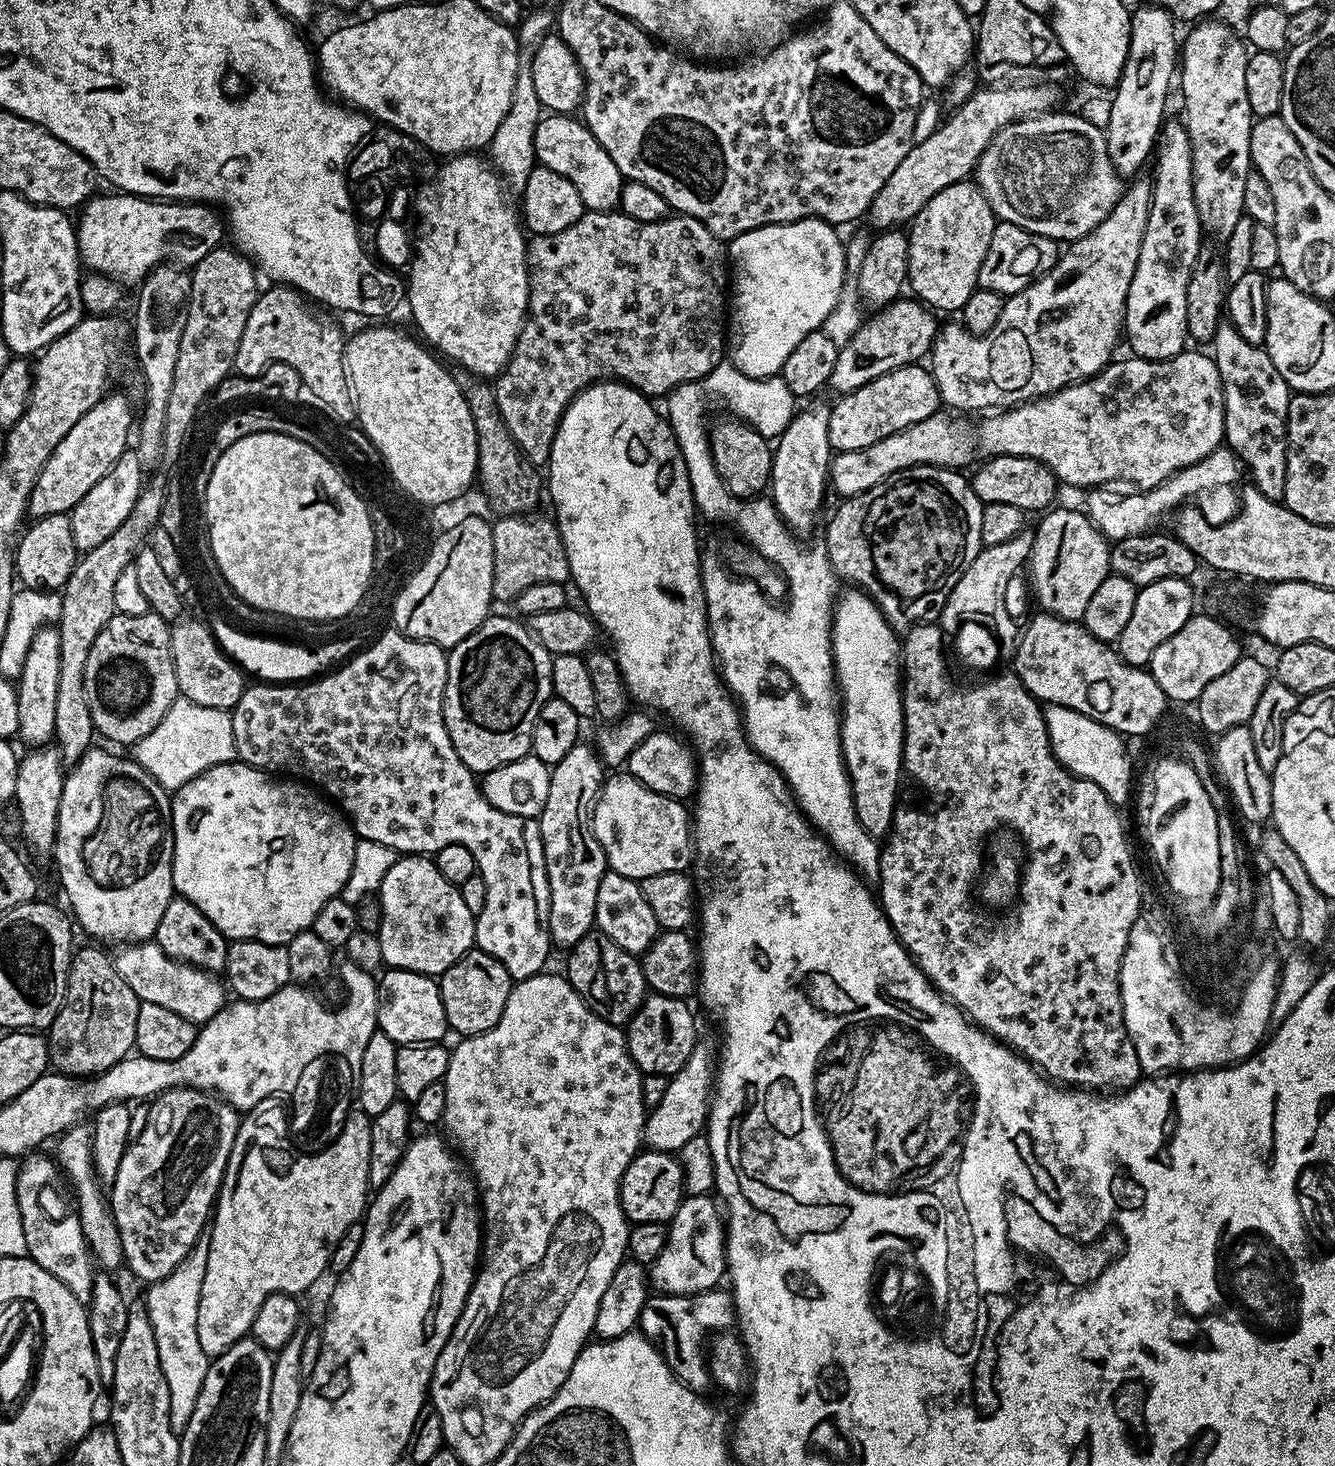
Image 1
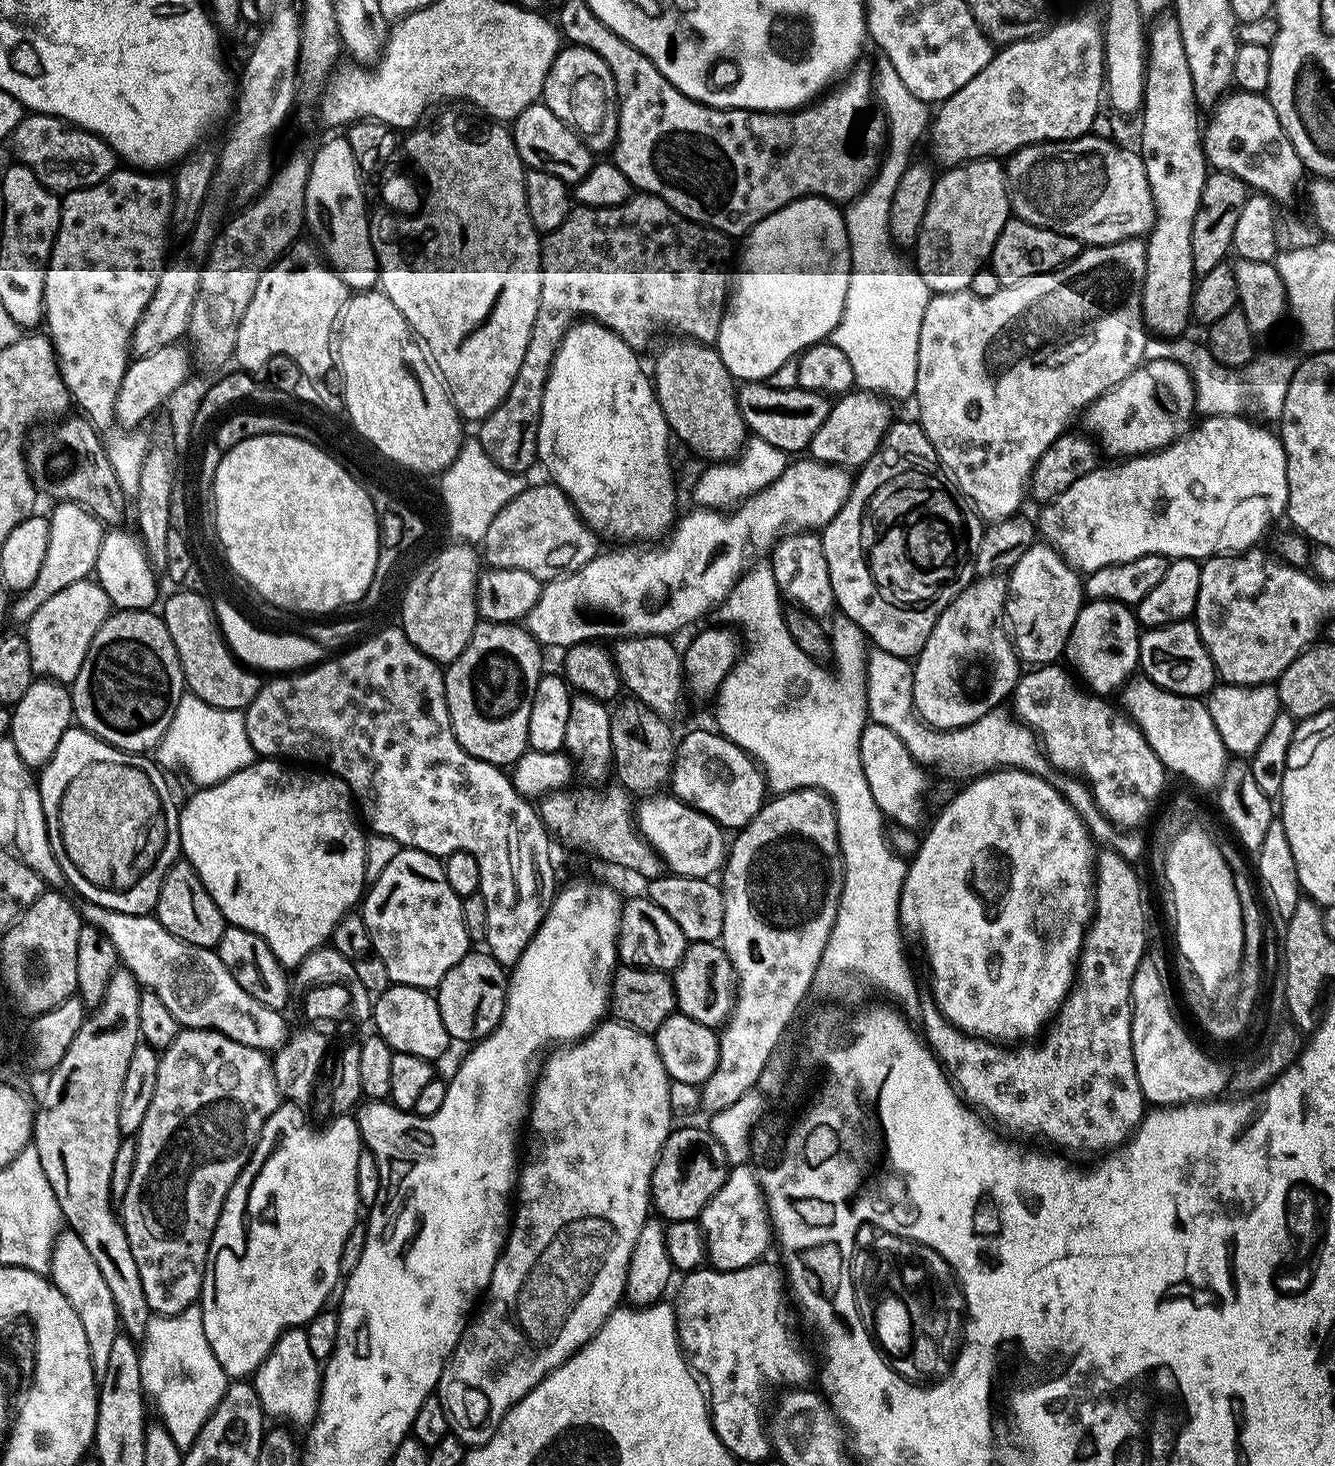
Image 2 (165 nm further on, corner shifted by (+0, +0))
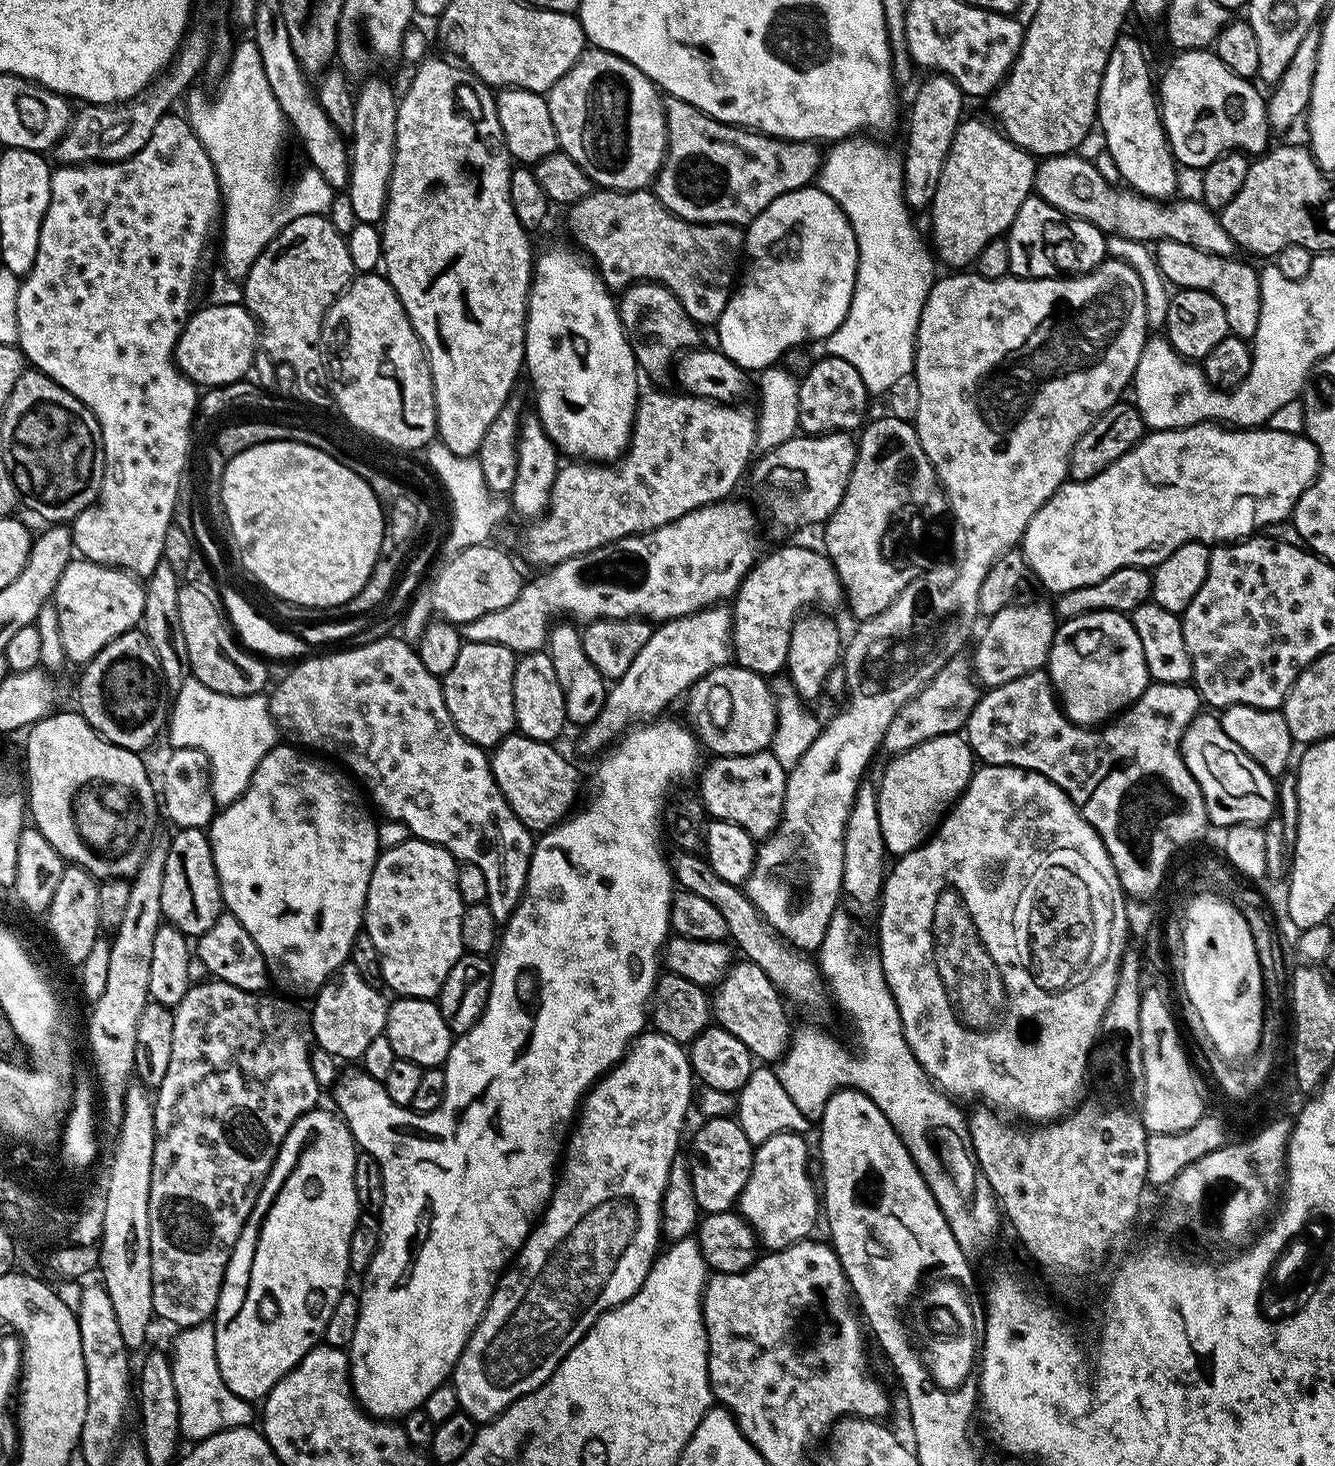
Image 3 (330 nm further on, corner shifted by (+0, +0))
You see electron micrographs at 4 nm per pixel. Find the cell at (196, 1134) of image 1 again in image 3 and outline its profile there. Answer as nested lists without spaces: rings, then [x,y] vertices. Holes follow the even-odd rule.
[[[215,978],[205,979],[205,984],[193,983],[186,998],[174,1009],[174,1043],[170,1049],[170,1067],[166,1069],[166,1078],[162,1086],[154,1092],[154,1130],[156,1141],[153,1150],[153,1173],[150,1174],[149,1194],[149,1228],[150,1228],[150,1274],[153,1280],[153,1313],[157,1317],[176,1324],[177,1329],[189,1328],[213,1319],[218,1302],[220,1287],[224,1281],[224,1271],[232,1253],[242,1226],[250,1220],[250,1210],[264,1185],[264,1179],[272,1169],[278,1150],[294,1122],[306,1113],[313,1111],[322,1095],[314,1071],[311,1069],[310,1051],[310,1016],[295,1004],[295,999],[283,995],[268,996],[264,992],[247,992],[238,990]]]

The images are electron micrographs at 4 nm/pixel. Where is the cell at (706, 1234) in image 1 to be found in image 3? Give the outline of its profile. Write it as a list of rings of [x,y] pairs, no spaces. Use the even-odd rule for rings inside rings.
[[[780,1132],[755,1145],[752,1153],[752,1169],[750,1178],[746,1178],[746,1186],[738,1201],[738,1211],[745,1222],[756,1232],[757,1241],[765,1244],[765,1249],[779,1250],[796,1244],[799,1240],[809,1239],[816,1228],[816,1219],[822,1216],[822,1200],[818,1188],[812,1185],[812,1176],[808,1173],[808,1144],[799,1132]]]

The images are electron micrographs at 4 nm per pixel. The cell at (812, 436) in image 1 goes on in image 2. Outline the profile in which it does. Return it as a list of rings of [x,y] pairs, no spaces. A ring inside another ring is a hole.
[[[785,534],[776,541],[770,552],[774,570],[774,582],[778,582],[781,597],[793,600],[797,609],[817,618],[831,617],[837,607],[834,590],[830,586],[830,570],[826,566],[826,554],[822,550],[820,536],[816,534]]]

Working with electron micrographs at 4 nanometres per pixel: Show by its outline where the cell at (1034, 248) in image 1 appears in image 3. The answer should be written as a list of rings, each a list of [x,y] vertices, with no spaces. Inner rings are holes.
[[[1035,194],[1018,206],[1018,214],[1008,227],[1010,273],[1021,278],[1071,278],[1094,270],[1109,255],[1105,233],[1081,216],[1067,216]]]

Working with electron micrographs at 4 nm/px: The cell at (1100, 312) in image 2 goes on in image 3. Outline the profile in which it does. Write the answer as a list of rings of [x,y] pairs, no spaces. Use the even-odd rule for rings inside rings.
[[[1106,258],[1103,262],[1098,265],[1094,270],[1085,272],[1079,276],[1074,276],[1071,278],[1021,278],[1019,276],[1013,276],[1011,274],[1004,276],[1000,280],[991,280],[990,278],[982,278],[975,270],[956,270],[951,274],[952,276],[941,275],[939,279],[935,281],[930,290],[930,294],[926,298],[926,302],[922,306],[922,314],[920,315],[920,321],[918,322],[918,330],[916,331],[916,363],[914,365],[914,377],[916,376],[916,417],[914,417],[914,423],[916,425],[916,433],[920,439],[920,445],[922,450],[926,450],[926,458],[930,458],[930,462],[934,466],[936,471],[936,477],[940,480],[940,483],[944,490],[944,495],[948,498],[948,506],[950,509],[951,519],[954,521],[954,548],[960,551],[960,561],[956,564],[956,573],[952,576],[952,581],[949,584],[944,584],[941,588],[923,588],[920,582],[913,582],[907,584],[901,592],[898,594],[898,598],[894,602],[890,602],[890,606],[886,606],[886,610],[882,610],[882,614],[878,614],[874,618],[863,621],[859,625],[860,629],[852,636],[852,641],[847,641],[846,647],[842,652],[842,665],[846,674],[846,686],[847,695],[846,699],[843,701],[844,709],[833,718],[832,721],[825,723],[820,730],[820,736],[814,738],[814,742],[810,746],[810,750],[806,750],[806,754],[802,754],[802,758],[798,758],[798,762],[793,766],[788,772],[788,781],[786,782],[786,798],[784,799],[784,809],[782,810],[782,818],[780,819],[780,825],[776,828],[776,831],[772,833],[771,836],[766,837],[766,839],[757,847],[756,849],[756,864],[752,868],[752,872],[746,881],[746,891],[750,902],[754,902],[754,906],[760,911],[760,917],[764,919],[772,927],[772,929],[779,934],[788,943],[799,948],[809,954],[815,953],[819,949],[820,943],[826,938],[826,930],[830,926],[832,921],[832,915],[834,915],[838,910],[838,905],[836,904],[839,900],[842,900],[842,893],[844,891],[844,839],[846,838],[846,822],[850,818],[850,810],[852,809],[852,803],[856,797],[856,791],[859,790],[862,781],[865,779],[864,771],[868,768],[868,763],[872,760],[872,755],[877,751],[881,751],[884,735],[886,734],[886,726],[890,726],[890,722],[894,722],[894,714],[898,714],[898,710],[902,710],[902,706],[906,706],[908,700],[913,700],[913,698],[924,689],[924,685],[930,683],[934,678],[934,674],[938,674],[938,670],[942,670],[942,666],[946,666],[946,662],[950,662],[950,658],[961,655],[965,651],[964,643],[968,640],[968,635],[973,632],[977,627],[976,616],[981,615],[979,608],[979,591],[982,587],[982,580],[986,578],[987,572],[995,562],[1004,552],[1008,552],[1015,549],[1017,545],[1021,543],[1024,539],[1024,531],[1026,526],[1030,522],[1030,518],[1034,518],[1034,514],[1043,504],[1048,501],[1048,499],[1060,489],[1060,485],[1065,483],[1066,477],[1068,476],[1068,459],[1072,453],[1072,447],[1078,442],[1078,438],[1082,434],[1086,434],[1086,430],[1092,425],[1092,423],[1102,415],[1106,410],[1110,410],[1110,406],[1114,406],[1121,399],[1120,396],[1132,383],[1132,375],[1134,370],[1138,366],[1138,358],[1142,354],[1142,346],[1144,341],[1148,339],[1150,335],[1150,329],[1148,329],[1148,304],[1144,301],[1144,284],[1140,281],[1140,276],[1127,264],[1124,260],[1112,260],[1113,258]]]

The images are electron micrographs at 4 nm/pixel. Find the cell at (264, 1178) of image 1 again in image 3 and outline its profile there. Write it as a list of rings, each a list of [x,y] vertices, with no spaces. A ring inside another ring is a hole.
[[[313,1110],[308,1112],[302,1118],[298,1118],[298,1122],[294,1122],[294,1126],[290,1126],[290,1130],[278,1150],[276,1160],[272,1164],[272,1169],[270,1169],[268,1176],[264,1179],[264,1185],[260,1187],[260,1193],[254,1202],[254,1210],[250,1210],[250,1220],[247,1220],[242,1226],[242,1234],[238,1234],[238,1242],[234,1242],[228,1265],[224,1271],[224,1281],[218,1294],[218,1302],[214,1313],[218,1370],[222,1374],[226,1386],[230,1386],[230,1390],[234,1394],[238,1394],[238,1398],[249,1402],[263,1401],[268,1391],[291,1368],[298,1366],[298,1362],[302,1362],[302,1358],[306,1358],[306,1354],[311,1348],[316,1347],[317,1344],[323,1341],[326,1322],[330,1322],[330,1314],[334,1314],[334,1306],[338,1302],[340,1295],[346,1290],[347,1284],[344,1283],[347,1282],[348,1276],[350,1277],[348,1266],[350,1234],[354,1234],[356,1220],[362,1211],[358,1202],[358,1194],[354,1190],[354,1162],[356,1161],[358,1145],[353,1140],[352,1132],[348,1129],[348,1125],[344,1123],[343,1119],[335,1111],[320,1111]],[[258,1220],[264,1221],[261,1222],[260,1233],[256,1236],[256,1223]]]

